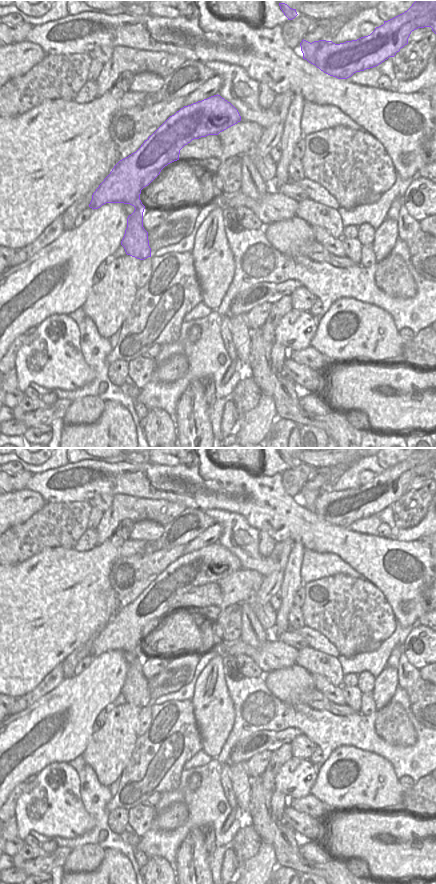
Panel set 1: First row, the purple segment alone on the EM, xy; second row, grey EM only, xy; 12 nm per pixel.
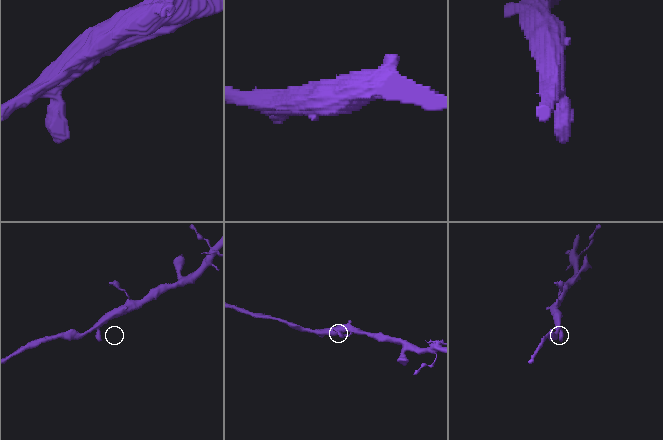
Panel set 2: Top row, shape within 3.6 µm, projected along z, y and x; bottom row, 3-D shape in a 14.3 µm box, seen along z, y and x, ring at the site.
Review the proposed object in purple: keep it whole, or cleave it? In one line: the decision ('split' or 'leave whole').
leave whole

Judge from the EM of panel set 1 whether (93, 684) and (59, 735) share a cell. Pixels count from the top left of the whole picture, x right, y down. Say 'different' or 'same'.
same

